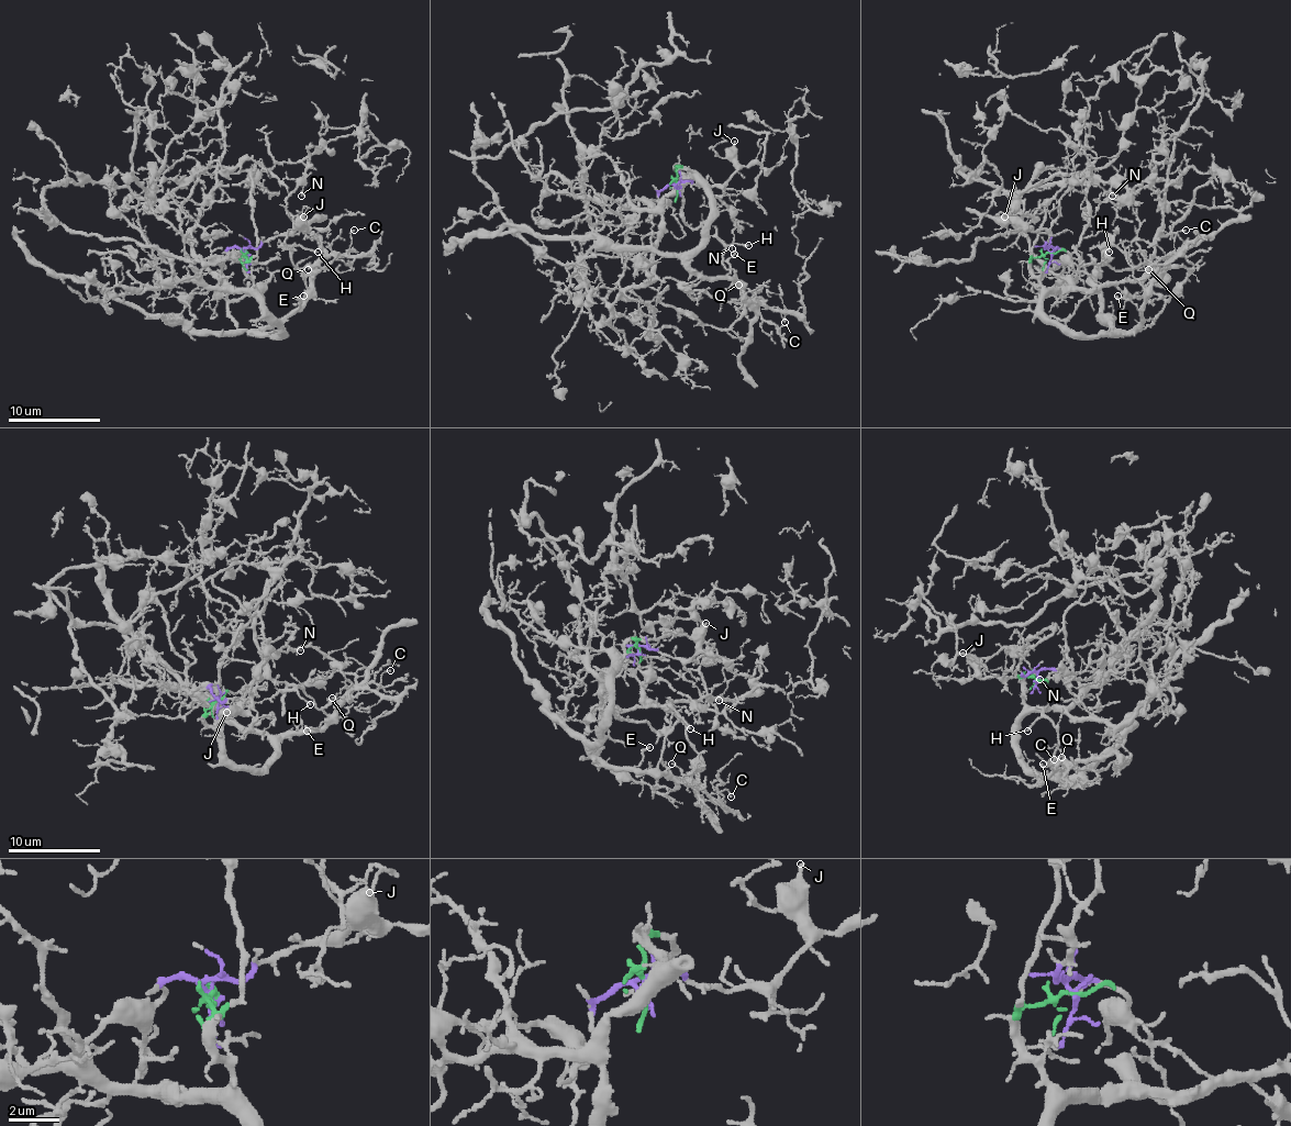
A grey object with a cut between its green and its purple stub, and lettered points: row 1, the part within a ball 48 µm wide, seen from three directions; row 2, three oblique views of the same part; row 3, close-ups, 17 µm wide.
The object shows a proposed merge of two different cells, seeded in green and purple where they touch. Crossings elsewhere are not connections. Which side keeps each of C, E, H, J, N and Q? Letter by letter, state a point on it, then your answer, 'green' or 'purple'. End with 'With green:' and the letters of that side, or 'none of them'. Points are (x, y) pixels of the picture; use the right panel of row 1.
C: place (1186, 230); green
E: place (1117, 296); green
H: place (1109, 252); green
J: place (1004, 216); purple
N: place (1112, 196); purple
Q: place (1148, 269); green
With green: C, E, H, Q

